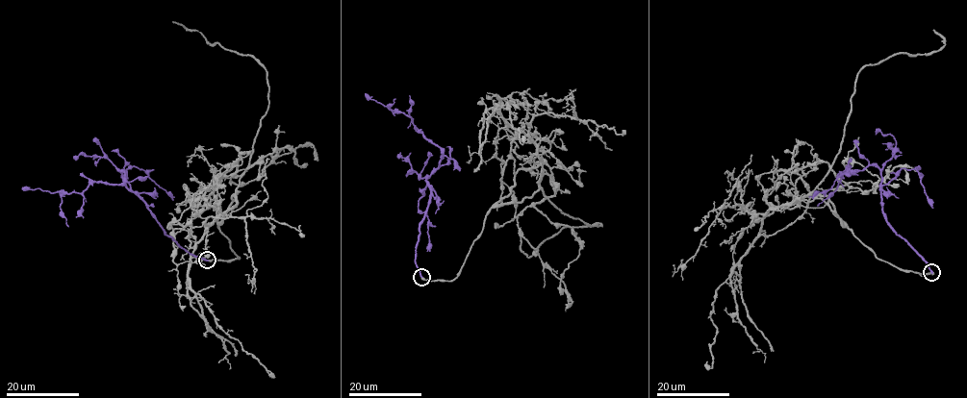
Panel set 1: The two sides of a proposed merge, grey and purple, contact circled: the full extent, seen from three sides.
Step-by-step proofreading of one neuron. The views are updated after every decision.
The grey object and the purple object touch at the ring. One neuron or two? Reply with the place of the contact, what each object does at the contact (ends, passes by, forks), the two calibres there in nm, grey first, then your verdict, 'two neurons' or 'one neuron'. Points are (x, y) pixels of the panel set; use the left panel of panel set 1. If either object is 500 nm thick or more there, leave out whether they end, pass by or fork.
at (207, 260); grey ends there; purple ends there; 360 nm thick on the grey side, 280 nm on the other; one neuron

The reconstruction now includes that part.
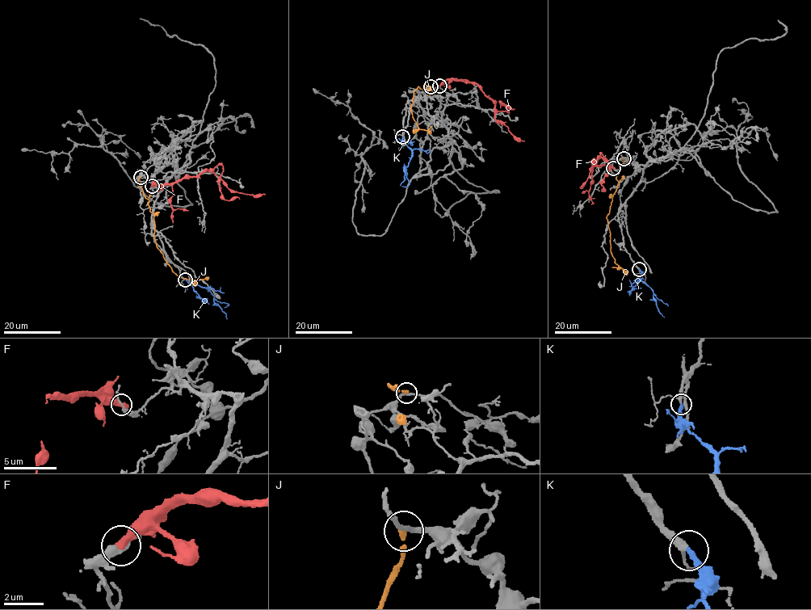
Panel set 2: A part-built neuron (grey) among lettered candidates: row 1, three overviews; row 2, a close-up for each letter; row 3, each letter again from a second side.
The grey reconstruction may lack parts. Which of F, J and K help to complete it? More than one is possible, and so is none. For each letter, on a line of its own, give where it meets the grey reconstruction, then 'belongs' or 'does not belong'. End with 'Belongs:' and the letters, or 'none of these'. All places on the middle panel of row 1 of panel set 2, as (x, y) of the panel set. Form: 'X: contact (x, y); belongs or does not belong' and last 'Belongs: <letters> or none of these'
F: contact (439, 86); does not belong
J: contact (430, 86); does not belong
K: contact (402, 136); belongs
Belongs: K

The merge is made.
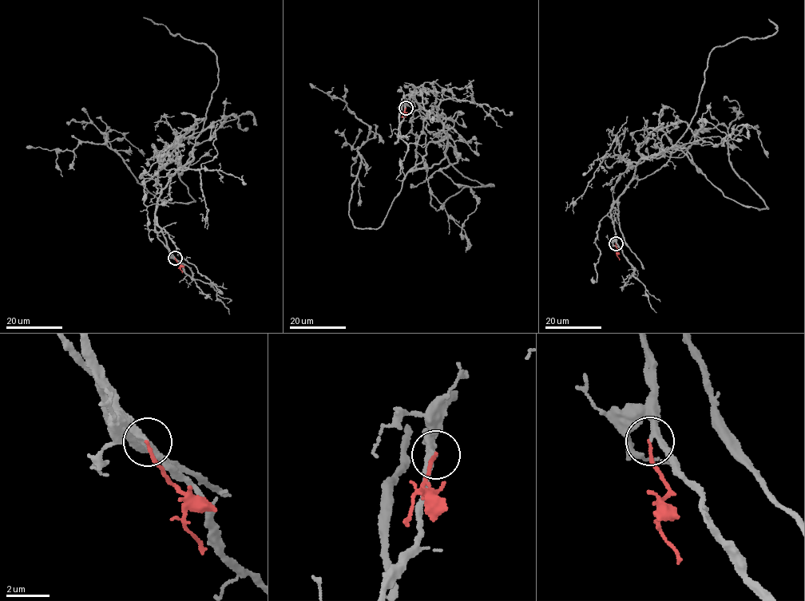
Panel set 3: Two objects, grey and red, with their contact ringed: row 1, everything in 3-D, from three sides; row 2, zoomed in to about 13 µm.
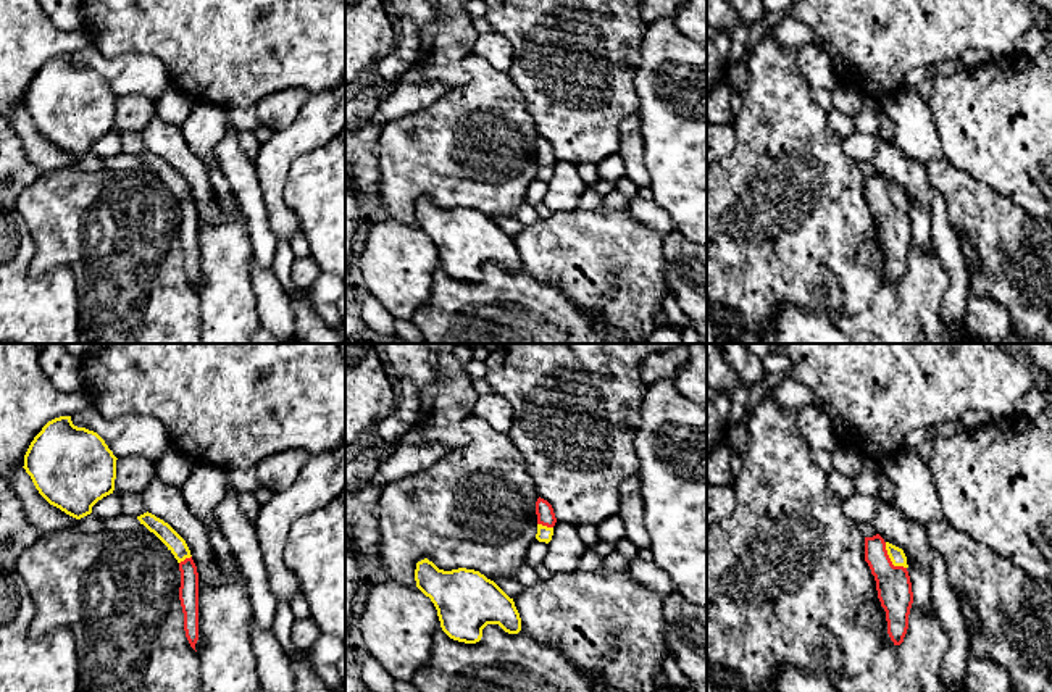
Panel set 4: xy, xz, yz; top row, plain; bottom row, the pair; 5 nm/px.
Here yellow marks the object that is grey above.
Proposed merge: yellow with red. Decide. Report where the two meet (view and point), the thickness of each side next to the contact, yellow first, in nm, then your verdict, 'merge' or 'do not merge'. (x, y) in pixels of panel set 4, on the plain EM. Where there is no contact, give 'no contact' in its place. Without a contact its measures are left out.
yz (891, 199) | 80/180 nm | merge

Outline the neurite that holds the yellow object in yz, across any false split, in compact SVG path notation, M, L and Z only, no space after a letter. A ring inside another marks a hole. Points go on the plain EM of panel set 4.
M876 173L865 176L865 200L875 215L878 237L886 250L887 273L894 284L900 284L913 242L907 195L902 187Z

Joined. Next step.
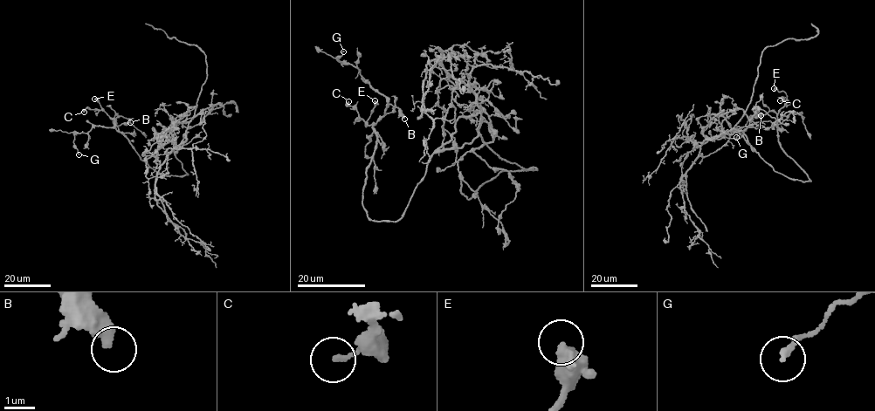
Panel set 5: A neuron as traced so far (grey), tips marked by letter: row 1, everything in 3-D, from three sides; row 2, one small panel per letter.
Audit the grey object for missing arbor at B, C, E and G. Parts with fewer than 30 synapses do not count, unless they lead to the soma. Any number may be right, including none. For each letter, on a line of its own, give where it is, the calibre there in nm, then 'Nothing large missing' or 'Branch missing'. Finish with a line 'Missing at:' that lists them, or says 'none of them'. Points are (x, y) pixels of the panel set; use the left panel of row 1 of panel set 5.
B: Place: (130, 122). Thickness 380 nm. Nothing large missing
C: Place: (84, 112). Thickness 150 nm. Nothing large missing
E: Place: (94, 99). Thickness 360 nm. Nothing large missing
G: Place: (79, 154). Thickness 200 nm. Nothing large missing
Missing at: none of them

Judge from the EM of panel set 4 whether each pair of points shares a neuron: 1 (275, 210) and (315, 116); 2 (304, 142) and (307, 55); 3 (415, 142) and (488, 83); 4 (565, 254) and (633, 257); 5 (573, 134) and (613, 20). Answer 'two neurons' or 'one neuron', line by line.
1: one neuron
2: two neurons
3: one neuron
4: one neuron
5: one neuron

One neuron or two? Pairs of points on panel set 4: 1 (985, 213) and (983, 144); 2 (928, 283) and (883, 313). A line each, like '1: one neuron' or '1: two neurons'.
1: two neurons
2: one neuron

